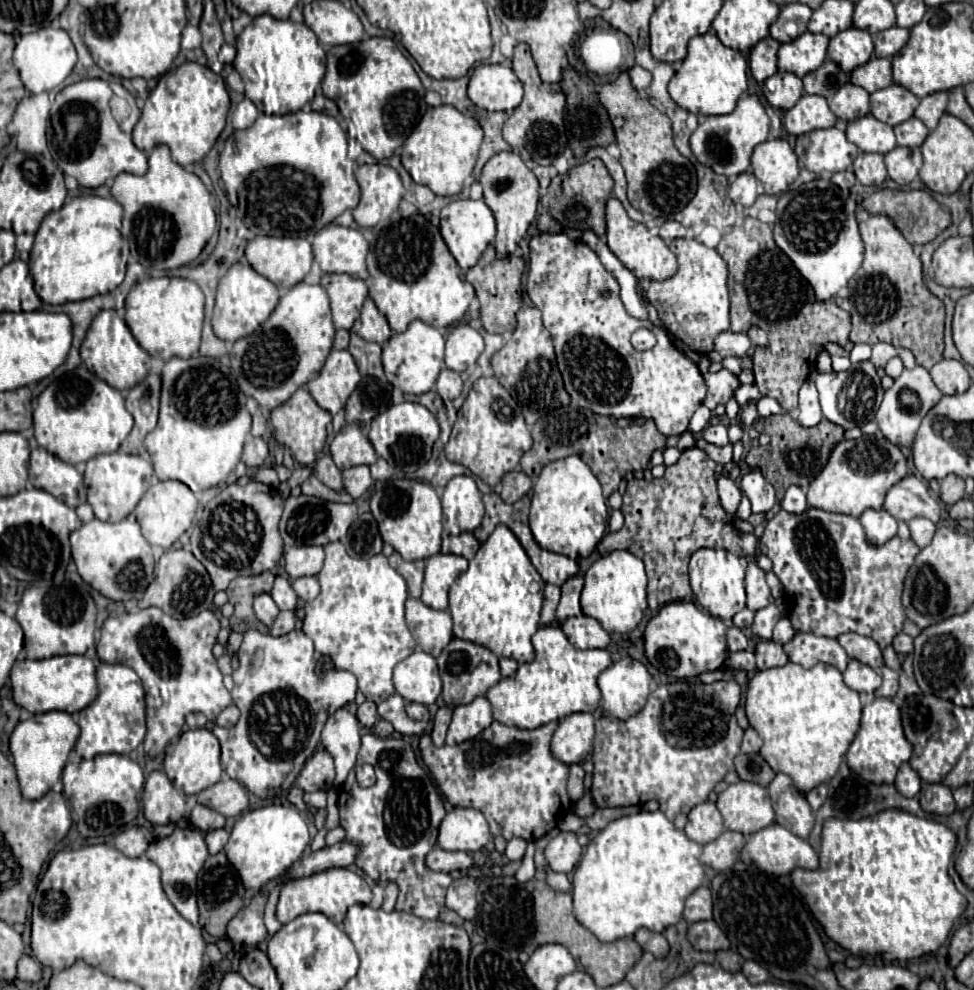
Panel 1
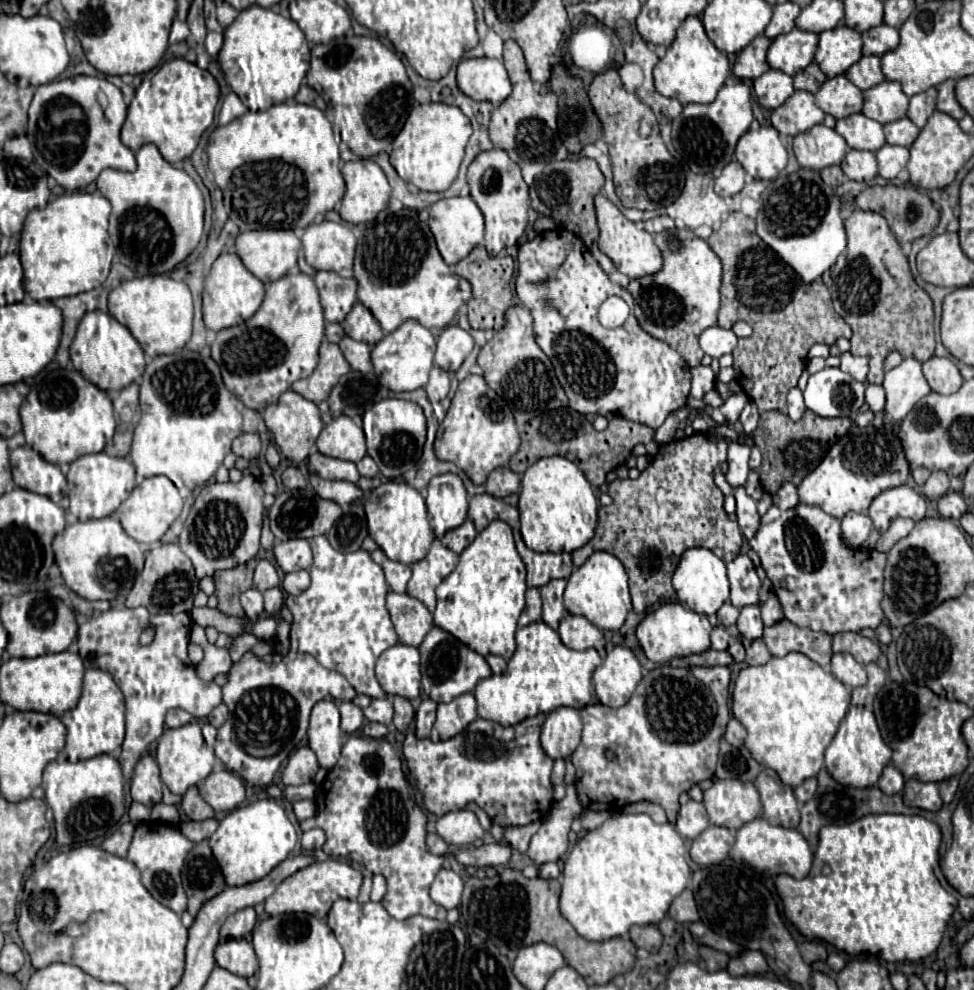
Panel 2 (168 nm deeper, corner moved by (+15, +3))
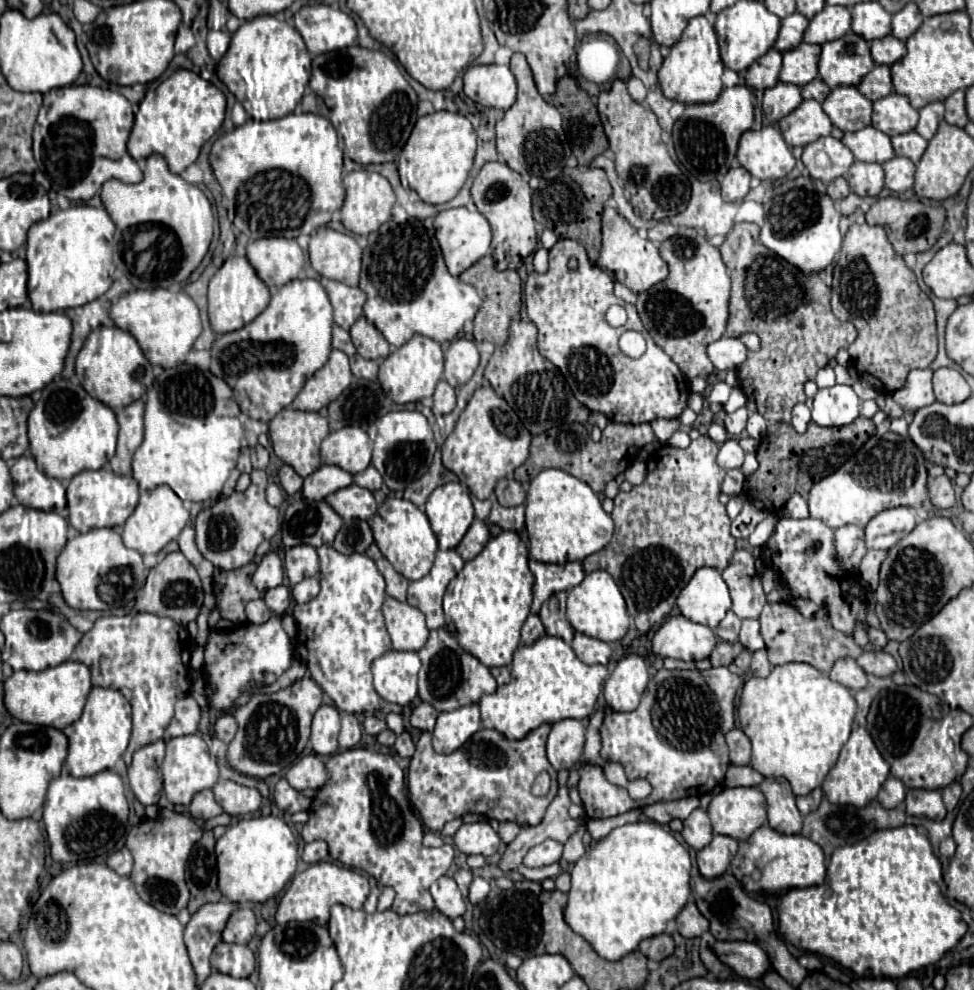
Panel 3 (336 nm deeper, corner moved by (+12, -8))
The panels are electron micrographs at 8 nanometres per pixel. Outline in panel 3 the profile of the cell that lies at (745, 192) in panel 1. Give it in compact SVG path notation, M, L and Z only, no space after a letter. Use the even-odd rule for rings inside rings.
M741 166L731 168L723 182L721 182L721 194L725 202L739 202L747 196L749 192L749 182L751 182L751 174L747 174L747 170L743 170Z

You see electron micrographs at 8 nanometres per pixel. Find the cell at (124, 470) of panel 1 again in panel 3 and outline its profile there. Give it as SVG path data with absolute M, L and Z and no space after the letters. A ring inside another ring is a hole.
M85 470L67 486L67 508L69 508L69 523L79 532L89 532L93 528L113 528L123 526L125 520L133 514L139 502L137 482L127 476L119 476L107 470Z

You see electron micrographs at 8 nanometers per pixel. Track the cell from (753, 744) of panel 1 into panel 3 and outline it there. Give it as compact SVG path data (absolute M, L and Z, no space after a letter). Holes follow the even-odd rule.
M733 728L725 734L725 740L727 740L727 746L729 746L731 764L749 766L749 754L751 754L749 738L739 728Z

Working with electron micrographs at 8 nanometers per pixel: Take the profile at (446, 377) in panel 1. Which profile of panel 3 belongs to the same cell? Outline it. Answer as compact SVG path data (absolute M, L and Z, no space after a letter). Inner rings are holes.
M441 380L437 384L437 390L433 394L433 414L445 416L455 408L455 390L447 384L447 380Z

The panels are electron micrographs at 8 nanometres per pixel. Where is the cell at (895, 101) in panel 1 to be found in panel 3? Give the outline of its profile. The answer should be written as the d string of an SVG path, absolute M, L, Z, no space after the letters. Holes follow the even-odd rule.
M891 92L889 96L873 102L873 126L889 136L915 130L917 120L919 112L909 104L907 96Z

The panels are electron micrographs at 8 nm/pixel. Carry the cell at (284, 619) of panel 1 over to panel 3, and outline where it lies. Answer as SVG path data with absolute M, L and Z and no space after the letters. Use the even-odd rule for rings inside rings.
M277 586L277 588L271 588L265 592L263 600L267 602L267 606L275 612L275 614L285 614L287 608L289 608L289 588L287 586Z

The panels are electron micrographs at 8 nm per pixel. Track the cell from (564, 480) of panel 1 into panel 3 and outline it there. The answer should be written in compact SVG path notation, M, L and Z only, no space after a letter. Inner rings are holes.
M549 468L531 480L525 501L525 530L530 544L529 559L565 564L585 560L607 546L613 534L613 520L585 482L563 470Z

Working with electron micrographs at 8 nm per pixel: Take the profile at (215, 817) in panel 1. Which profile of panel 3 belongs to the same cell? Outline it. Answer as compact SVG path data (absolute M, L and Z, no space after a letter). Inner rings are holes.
M201 790L199 794L195 794L189 810L195 820L209 820L223 814L223 808L213 798L213 790Z

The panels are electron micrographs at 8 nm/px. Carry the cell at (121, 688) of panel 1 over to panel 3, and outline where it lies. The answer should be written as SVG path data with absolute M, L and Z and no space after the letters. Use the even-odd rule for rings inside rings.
M95 686L87 698L83 714L77 722L63 730L68 740L67 770L75 778L87 778L103 770L113 770L123 756L131 736L131 704L125 696L111 688Z

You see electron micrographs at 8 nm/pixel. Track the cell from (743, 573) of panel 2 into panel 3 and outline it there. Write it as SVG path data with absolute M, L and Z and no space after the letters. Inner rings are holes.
M735 550L729 566L723 570L723 580L731 592L731 608L739 618L759 618L765 606L765 592L755 570L755 558L749 550Z

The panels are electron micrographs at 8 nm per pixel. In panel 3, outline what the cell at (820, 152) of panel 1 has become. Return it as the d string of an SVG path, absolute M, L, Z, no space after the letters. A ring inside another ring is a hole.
M825 136L803 148L803 164L811 178L825 184L843 176L855 162L851 150L837 138Z

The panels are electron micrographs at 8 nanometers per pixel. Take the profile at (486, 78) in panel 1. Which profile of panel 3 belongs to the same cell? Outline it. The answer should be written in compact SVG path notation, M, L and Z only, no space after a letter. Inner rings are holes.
M469 66L463 80L465 94L481 106L507 110L515 102L517 82L509 66Z

